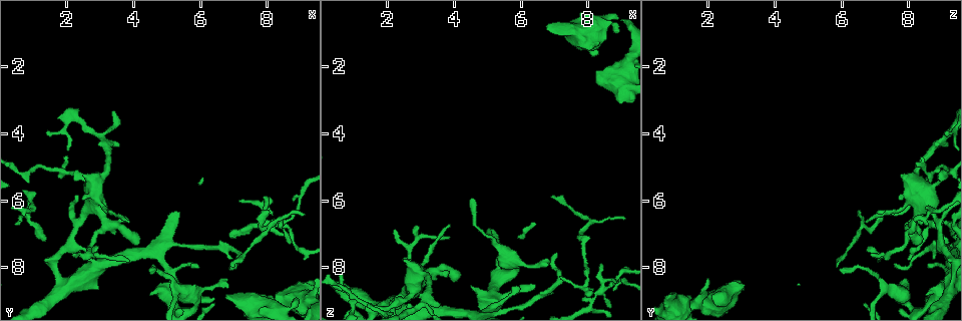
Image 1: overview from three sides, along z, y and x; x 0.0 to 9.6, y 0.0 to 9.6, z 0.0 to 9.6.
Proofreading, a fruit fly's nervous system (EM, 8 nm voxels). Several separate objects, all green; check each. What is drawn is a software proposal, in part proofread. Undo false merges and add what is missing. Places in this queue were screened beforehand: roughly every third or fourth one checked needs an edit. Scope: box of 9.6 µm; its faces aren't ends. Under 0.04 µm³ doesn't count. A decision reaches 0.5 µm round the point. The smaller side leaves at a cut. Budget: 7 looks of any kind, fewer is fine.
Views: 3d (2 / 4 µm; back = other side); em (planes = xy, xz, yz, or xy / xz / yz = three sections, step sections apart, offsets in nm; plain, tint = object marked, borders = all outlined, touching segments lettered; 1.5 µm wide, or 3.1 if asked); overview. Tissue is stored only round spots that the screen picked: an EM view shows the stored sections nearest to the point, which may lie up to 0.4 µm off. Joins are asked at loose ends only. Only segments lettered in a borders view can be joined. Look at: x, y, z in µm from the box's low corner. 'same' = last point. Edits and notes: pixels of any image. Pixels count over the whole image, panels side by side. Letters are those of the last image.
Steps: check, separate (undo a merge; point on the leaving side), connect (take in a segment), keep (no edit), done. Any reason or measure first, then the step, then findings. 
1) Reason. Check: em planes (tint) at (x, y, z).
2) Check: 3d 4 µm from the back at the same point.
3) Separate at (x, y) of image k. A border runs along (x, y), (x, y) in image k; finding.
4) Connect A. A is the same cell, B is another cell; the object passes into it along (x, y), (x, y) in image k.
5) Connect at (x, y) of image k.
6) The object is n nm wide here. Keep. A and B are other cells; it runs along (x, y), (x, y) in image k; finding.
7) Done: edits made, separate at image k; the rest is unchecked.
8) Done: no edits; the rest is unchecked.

Abrupt turn. Check: em planes (plain) at (5.25, 8.65, 7.30).

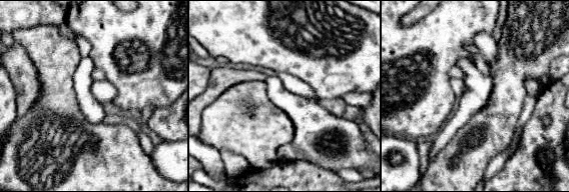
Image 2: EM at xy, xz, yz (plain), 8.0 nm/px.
With the object marked. Check: em planes (tint) at the same point.

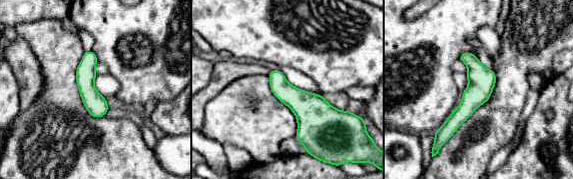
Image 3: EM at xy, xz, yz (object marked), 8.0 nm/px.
See the neighbours. Check: em planes (borders) at the same point.

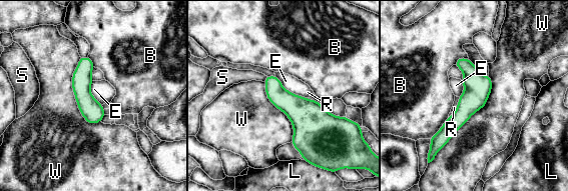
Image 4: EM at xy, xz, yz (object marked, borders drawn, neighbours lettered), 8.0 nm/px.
The object is 170 nm wide here. Keep. B, E, L, R, S and W are other cells; a border runs along (274, 76), (290, 91) in image 4; continuous, no second cell.

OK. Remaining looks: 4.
Tapers out. Check: em planes (plain) at (3.80, 6.65, 6.80).

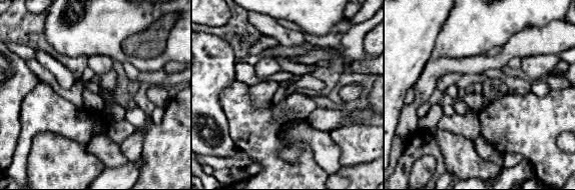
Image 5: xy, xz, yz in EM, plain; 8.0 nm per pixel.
Check: em planes (borders) at the same point.

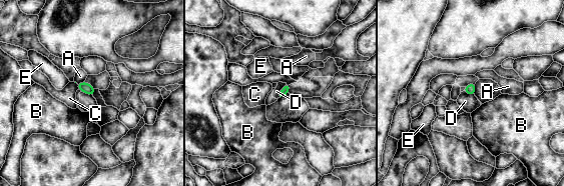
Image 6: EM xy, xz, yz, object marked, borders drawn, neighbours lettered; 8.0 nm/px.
The object is 70 nm wide here. Keep. A, B, C, D and E are other cells; no lettered segment goes on from it.

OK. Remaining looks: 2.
An open end. Check: em planes (borders) at (8.95, 8.95, 0.90).

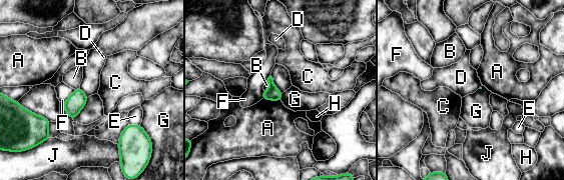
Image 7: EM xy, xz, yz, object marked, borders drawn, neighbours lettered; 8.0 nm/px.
The longest contact is with G, 240 nm. Keep. A, B, C, D, E, F, G, H and J are other cells; no lettered segment goes on from it.

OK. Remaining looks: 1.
Done: no edits; the rest is unchecked.

